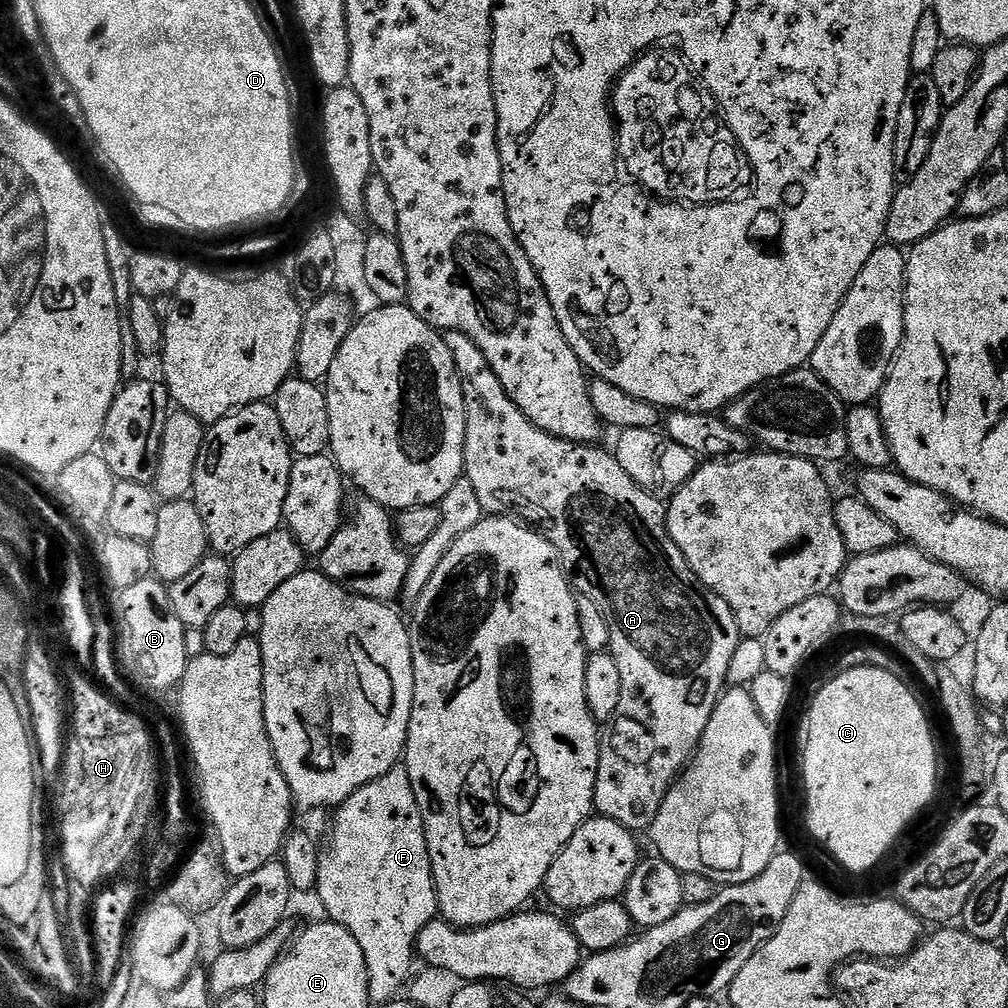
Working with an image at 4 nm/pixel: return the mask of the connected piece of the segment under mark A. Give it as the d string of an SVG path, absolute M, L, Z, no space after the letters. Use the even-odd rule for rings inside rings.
M457 332L443 333L444 341L446 342L446 350L450 350L450 358L454 358L454 366L458 370L458 378L462 382L462 394L466 402L466 442L464 443L464 476L470 482L470 486L474 486L474 494L478 494L478 502L482 502L485 513L494 516L508 516L511 514L513 517L519 518L524 522L531 522L533 525L538 526L539 531L547 540L552 543L554 550L560 556L560 562L564 566L564 571L568 573L569 581L577 593L586 598L590 598L590 602L595 602L598 610L602 610L602 614L606 614L606 626L610 626L610 646L608 651L611 652L614 662L618 662L618 675L622 678L622 698L618 698L618 710L616 715L610 721L610 727L607 729L606 735L603 737L600 746L600 761L598 762L598 778L596 779L596 789L594 790L594 808L597 813L606 818L610 818L614 822L618 822L629 832L633 834L641 834L640 832L647 833L652 827L654 818L658 818L658 810L662 806L662 802L666 798L666 794L670 790L670 786L678 779L681 772L688 766L689 760L692 755L696 753L696 747L700 745L702 734L706 730L706 722L710 722L710 714L714 714L714 706L720 700L720 693L725 691L728 684L728 671L730 670L730 662L734 658L734 654L738 650L741 642L740 631L738 630L738 622L736 616L730 610L730 606L718 594L714 594L707 588L707 586L694 574L694 570L686 562L686 558L682 554L682 550L678 550L678 546L674 546L674 538L670 538L668 533L668 513L665 505L656 496L651 496L646 490L642 490L642 486L638 486L638 482L634 482L634 478L630 478L630 474L626 474L626 470L622 470L622 466L616 461L615 455L611 451L603 452L600 446L589 446L586 444L575 444L569 440L562 438L554 438L550 434L546 434L546 430L538 430L538 426L534 426L534 422L530 422L526 418L526 414L522 414L522 410L518 410L518 406L510 398L510 394L506 394L506 390L502 386L502 382L498 382L498 374L494 374L494 370L490 366L490 362L486 362L486 358L482 354L482 350L478 350L478 346L474 346L474 342L470 342L470 338L466 338L466 334L458 334Z

